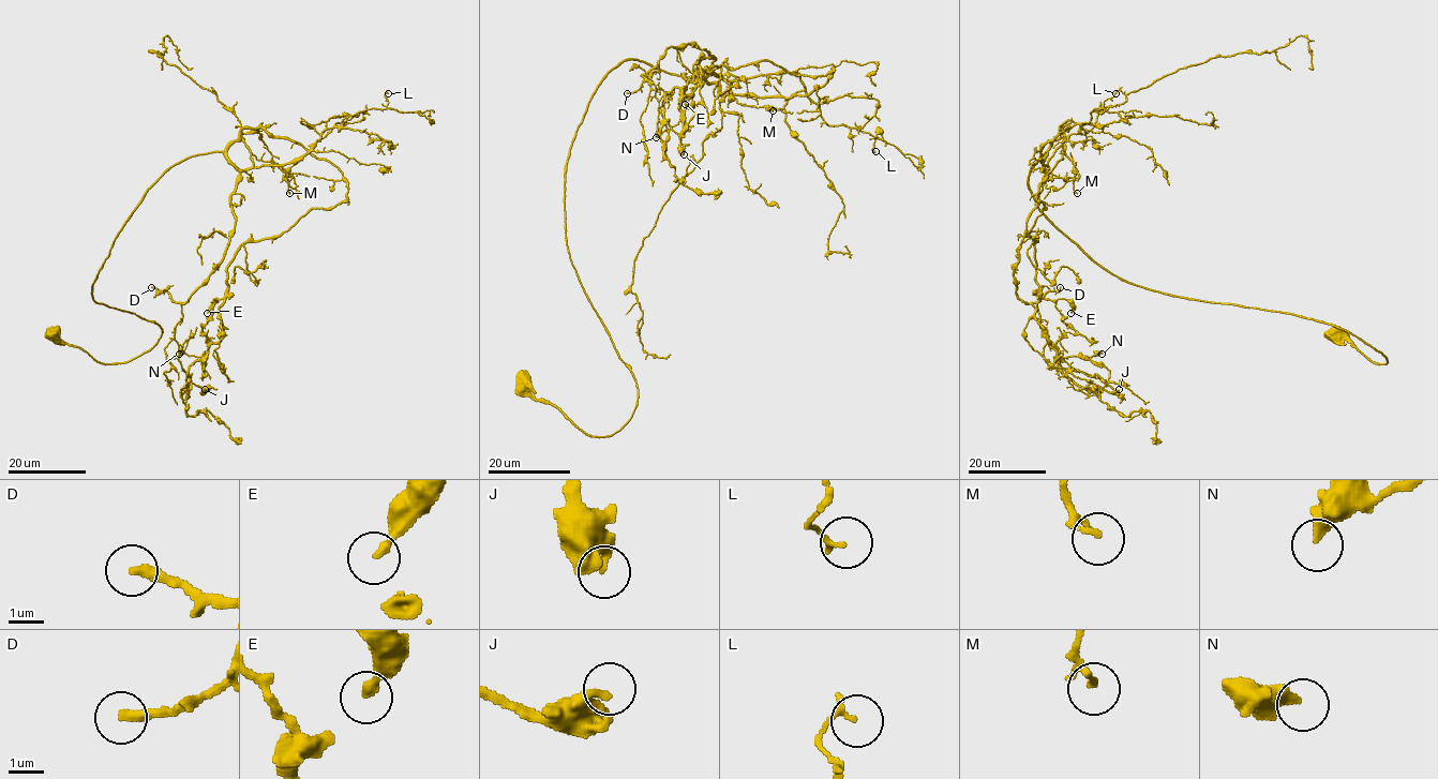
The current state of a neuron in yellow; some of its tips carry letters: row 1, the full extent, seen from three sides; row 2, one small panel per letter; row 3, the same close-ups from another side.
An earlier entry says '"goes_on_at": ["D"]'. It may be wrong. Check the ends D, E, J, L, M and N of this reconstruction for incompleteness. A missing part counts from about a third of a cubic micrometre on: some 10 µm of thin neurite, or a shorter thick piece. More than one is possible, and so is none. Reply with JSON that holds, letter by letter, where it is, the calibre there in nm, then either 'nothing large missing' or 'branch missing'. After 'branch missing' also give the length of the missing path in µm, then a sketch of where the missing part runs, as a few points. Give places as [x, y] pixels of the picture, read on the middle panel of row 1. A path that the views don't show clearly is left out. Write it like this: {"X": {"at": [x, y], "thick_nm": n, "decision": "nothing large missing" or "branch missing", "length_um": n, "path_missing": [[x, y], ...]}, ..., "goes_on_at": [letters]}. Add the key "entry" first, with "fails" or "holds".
{"entry": "holds", "D": {"at": [627, 93], "thick_nm": 280, "decision": "branch missing", "length_um": 50}, "E": {"at": [685, 104], "thick_nm": 280, "decision": "nothing large missing"}, "J": {"at": [684, 154], "thick_nm": 440, "decision": "nothing large missing"}, "L": {"at": [875, 151], "thick_nm": 170, "decision": "nothing large missing"}, "M": {"at": [773, 110], "thick_nm": 130, "decision": "nothing large missing"}, "N": {"at": [656, 137], "thick_nm": 380, "decision": "nothing large missing"}, "goes_on_at": ["D"]}

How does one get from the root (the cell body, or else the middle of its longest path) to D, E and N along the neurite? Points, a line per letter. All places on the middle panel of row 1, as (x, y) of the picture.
D: (524, 383), (590, 435), (637, 406), (565, 168), (617, 64), (715, 58), (670, 46), (627, 93)
E: (524, 383), (590, 435), (637, 406), (565, 223), (602, 79), (833, 69), (706, 68), (685, 104)
N: (524, 383), (631, 417), (565, 168), (617, 64), (705, 49), (656, 137)

